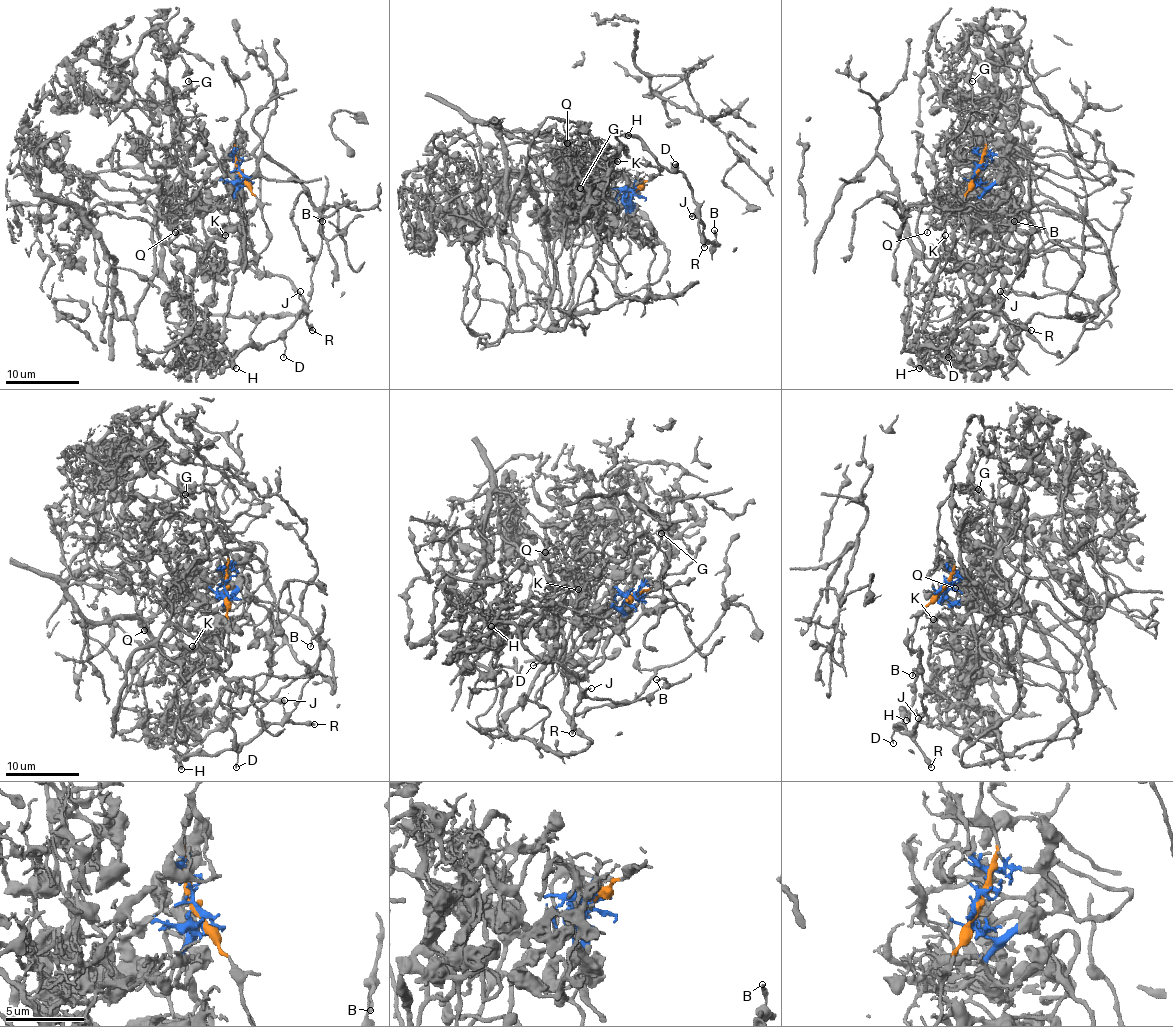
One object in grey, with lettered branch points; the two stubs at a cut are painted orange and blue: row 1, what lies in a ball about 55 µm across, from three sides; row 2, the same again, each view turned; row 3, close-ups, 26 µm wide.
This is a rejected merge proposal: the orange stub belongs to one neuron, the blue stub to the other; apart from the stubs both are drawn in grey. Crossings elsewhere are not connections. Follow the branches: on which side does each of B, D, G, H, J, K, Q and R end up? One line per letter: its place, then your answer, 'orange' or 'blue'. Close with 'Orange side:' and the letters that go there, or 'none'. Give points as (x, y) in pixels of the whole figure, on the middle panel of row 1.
B: at (714, 230); orange
D: at (675, 164); orange
G: at (580, 188); blue
H: at (628, 135); orange
J: at (692, 216); orange
K: at (617, 161); blue
Q: at (567, 143); blue
R: at (704, 247); orange
Orange side: B, D, H, J, R

